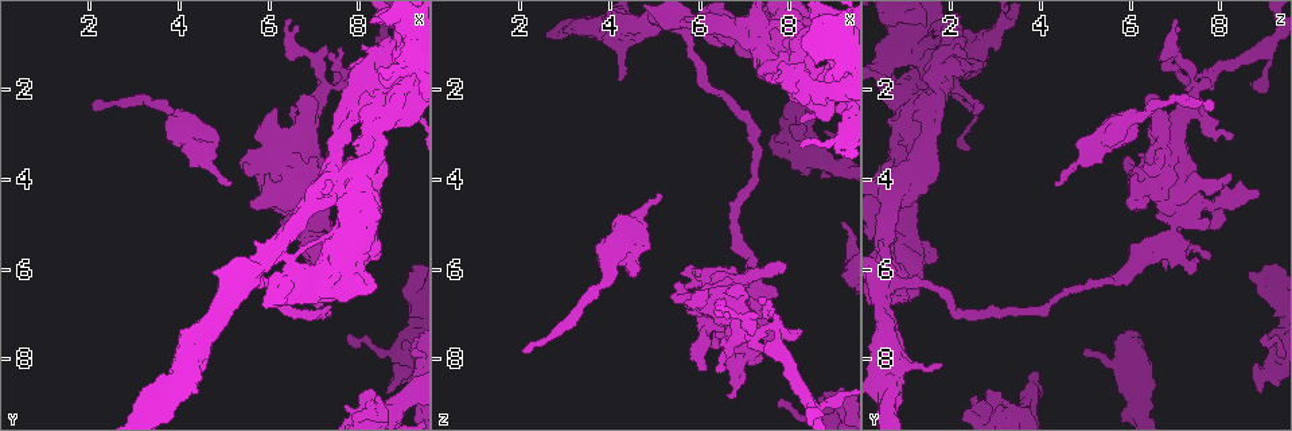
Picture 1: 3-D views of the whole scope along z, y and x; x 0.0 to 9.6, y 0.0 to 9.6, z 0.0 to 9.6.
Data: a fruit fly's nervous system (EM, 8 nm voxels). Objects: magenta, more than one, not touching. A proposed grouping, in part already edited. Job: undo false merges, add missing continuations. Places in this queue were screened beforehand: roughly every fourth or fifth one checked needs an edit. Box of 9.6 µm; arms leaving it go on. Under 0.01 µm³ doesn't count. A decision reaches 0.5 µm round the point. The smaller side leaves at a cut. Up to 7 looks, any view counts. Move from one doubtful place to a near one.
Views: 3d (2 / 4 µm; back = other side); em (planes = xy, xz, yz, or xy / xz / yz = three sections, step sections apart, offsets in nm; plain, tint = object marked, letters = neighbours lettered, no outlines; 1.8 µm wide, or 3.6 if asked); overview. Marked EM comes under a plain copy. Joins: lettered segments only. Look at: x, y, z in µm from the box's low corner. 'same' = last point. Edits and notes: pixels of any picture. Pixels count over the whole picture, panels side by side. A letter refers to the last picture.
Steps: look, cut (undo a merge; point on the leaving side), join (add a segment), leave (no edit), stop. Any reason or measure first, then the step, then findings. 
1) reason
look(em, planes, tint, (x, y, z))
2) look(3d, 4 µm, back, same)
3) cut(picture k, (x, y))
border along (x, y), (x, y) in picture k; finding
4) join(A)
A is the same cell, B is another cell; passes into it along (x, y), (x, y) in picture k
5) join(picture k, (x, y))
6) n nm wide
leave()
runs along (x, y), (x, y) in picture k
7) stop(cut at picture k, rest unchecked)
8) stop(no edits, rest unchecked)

an open end
look(3d, 4 µm, (5.15, 4.10, 4.35))

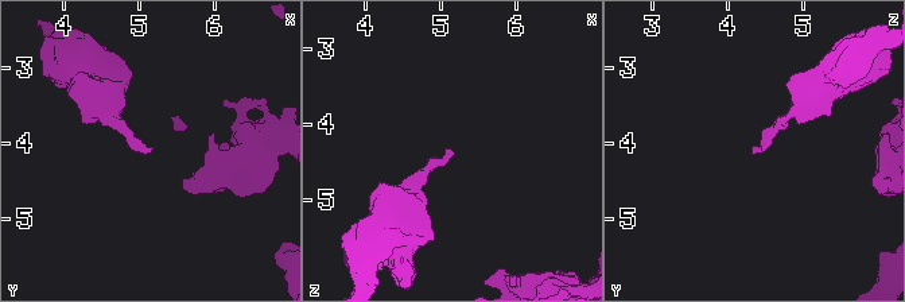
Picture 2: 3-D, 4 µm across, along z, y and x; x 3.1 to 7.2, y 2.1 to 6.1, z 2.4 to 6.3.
look(em, planes, letters, (5.20, 4.05, 4.35))

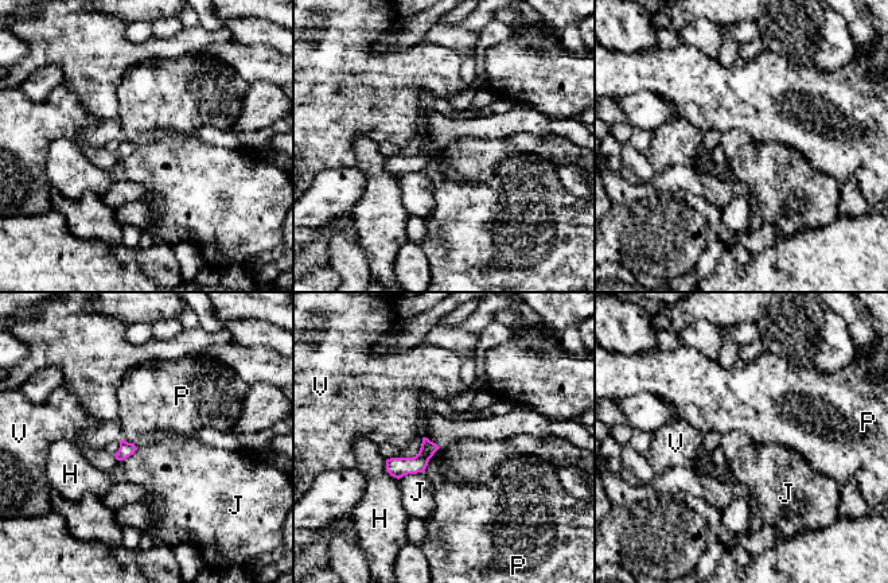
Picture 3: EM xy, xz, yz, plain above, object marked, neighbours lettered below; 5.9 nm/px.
leave()
H, J, P and V are other cells; border along (423, 471), (404, 474), (398, 479) in picture 3; no lettered segment goes on from it

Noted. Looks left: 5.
long arm stops here
look(3d, 2 µm, (2.05, 2.35, 7.80))

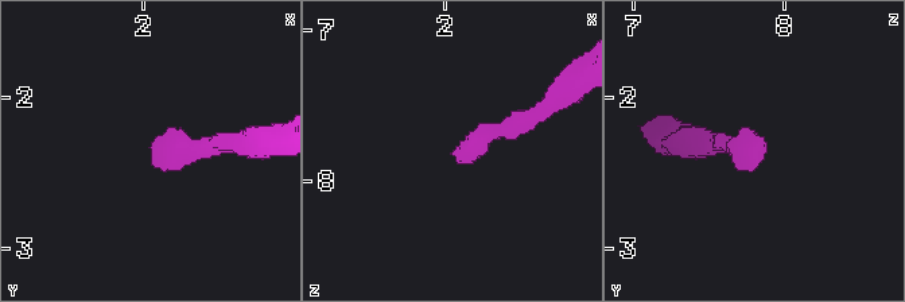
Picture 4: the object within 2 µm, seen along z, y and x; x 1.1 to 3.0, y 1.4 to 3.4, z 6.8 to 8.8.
look(em, xz, step 4, tint, (2.06, 2.36, 7.80))

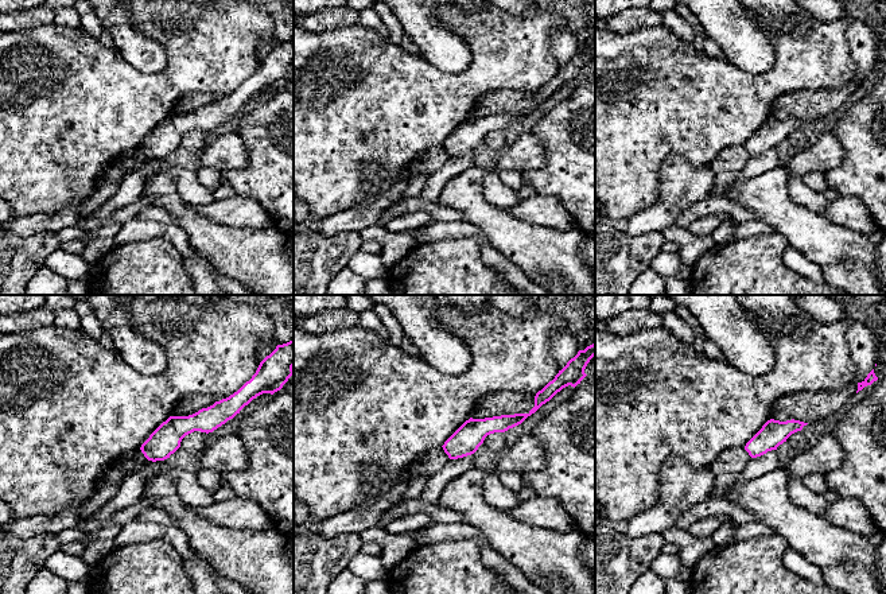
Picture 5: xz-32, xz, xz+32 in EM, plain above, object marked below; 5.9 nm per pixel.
look(em, yz, step 4, letters, same)

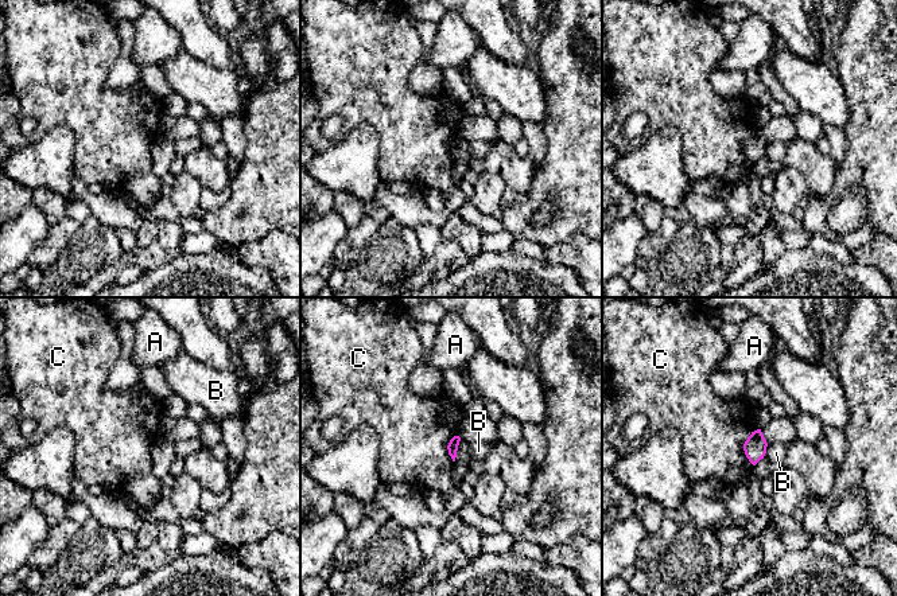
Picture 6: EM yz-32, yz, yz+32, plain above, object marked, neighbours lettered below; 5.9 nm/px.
leave()
A, B and C are other cells; border along (758, 428), (744, 444), (753, 464) in picture 6; none of them fits

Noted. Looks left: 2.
closes a loop
look(em, planes, letters, (6.50, 5.75, 0.65))

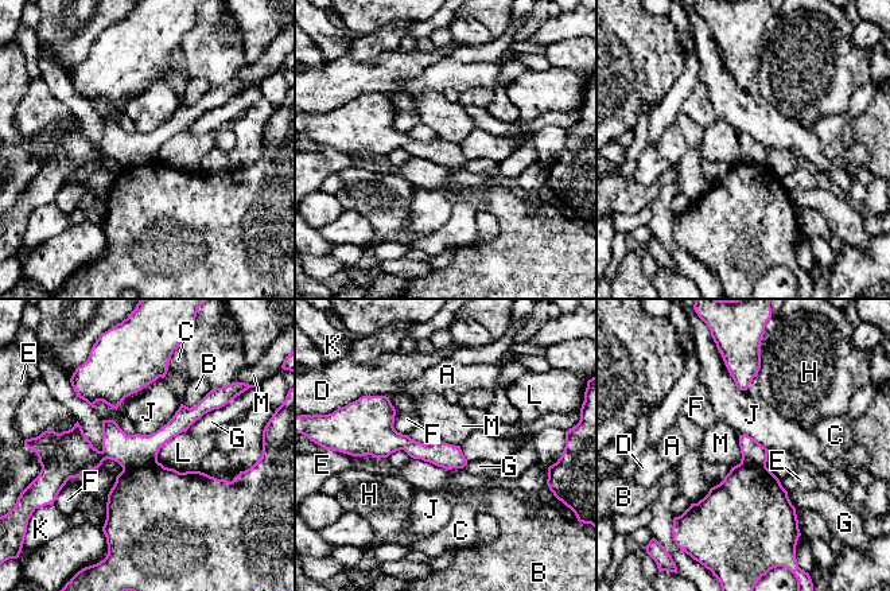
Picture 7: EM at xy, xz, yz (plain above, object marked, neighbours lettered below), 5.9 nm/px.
cut(picture 7, (136, 450))
A, B, C, D, E, F, G, H, J, K, L and M are other cells; the part that leaves runs along (183, 426), (143, 450), (63, 443) in picture 7; two neurons meet here

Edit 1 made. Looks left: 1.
stop(cut at picture 7, rest unchecked)

